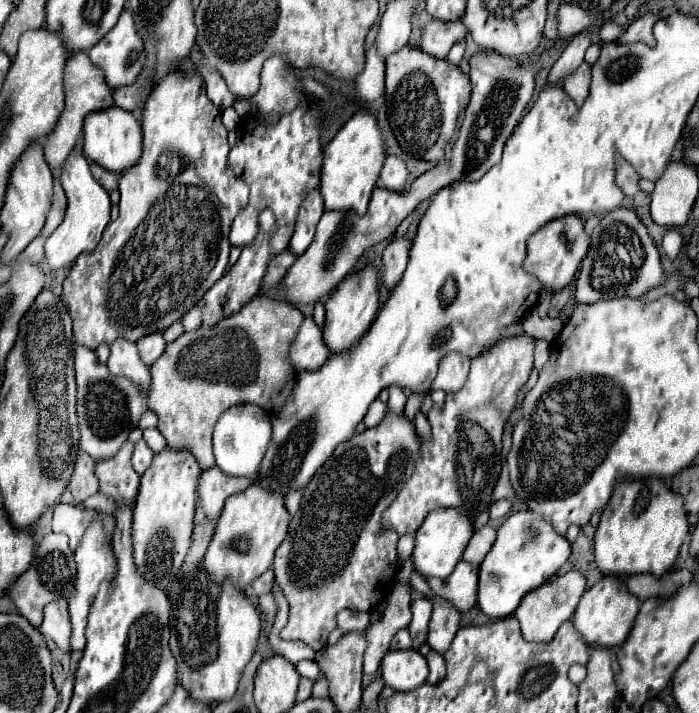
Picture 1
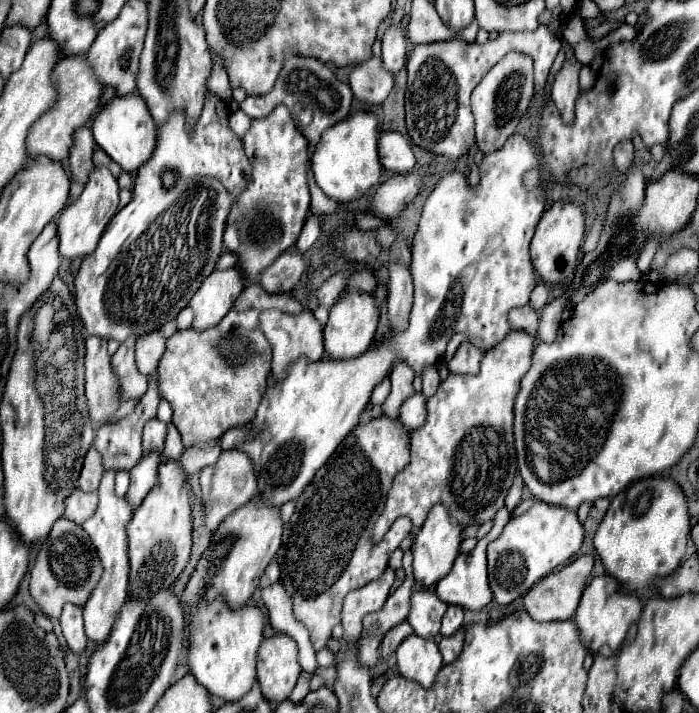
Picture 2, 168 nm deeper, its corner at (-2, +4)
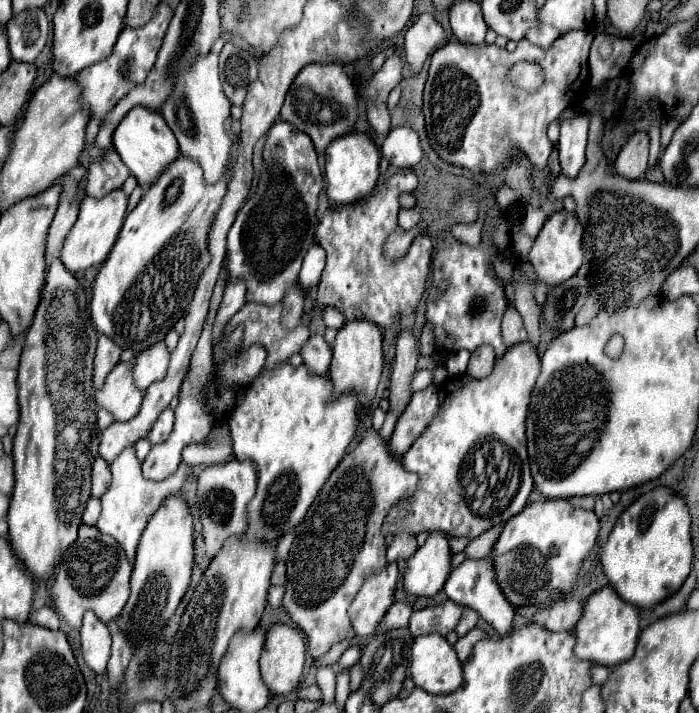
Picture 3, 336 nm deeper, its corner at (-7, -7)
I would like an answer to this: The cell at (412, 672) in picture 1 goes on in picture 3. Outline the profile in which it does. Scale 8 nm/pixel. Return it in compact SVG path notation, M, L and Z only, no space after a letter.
M443 636L415 638L411 650L411 680L429 694L451 694L461 686L461 662Z

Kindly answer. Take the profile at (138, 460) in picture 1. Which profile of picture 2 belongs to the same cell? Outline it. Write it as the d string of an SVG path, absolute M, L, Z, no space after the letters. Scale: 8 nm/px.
M150 419L144 427L144 437L142 437L142 445L144 445L144 453L150 453L154 449L162 449L164 447L164 439L166 439L166 423L160 419Z

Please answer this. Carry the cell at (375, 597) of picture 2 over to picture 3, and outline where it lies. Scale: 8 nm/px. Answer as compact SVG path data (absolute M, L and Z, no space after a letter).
M389 564L383 572L369 576L349 606L349 618L353 630L359 638L371 638L383 612L393 604L395 584L397 584L397 564Z

